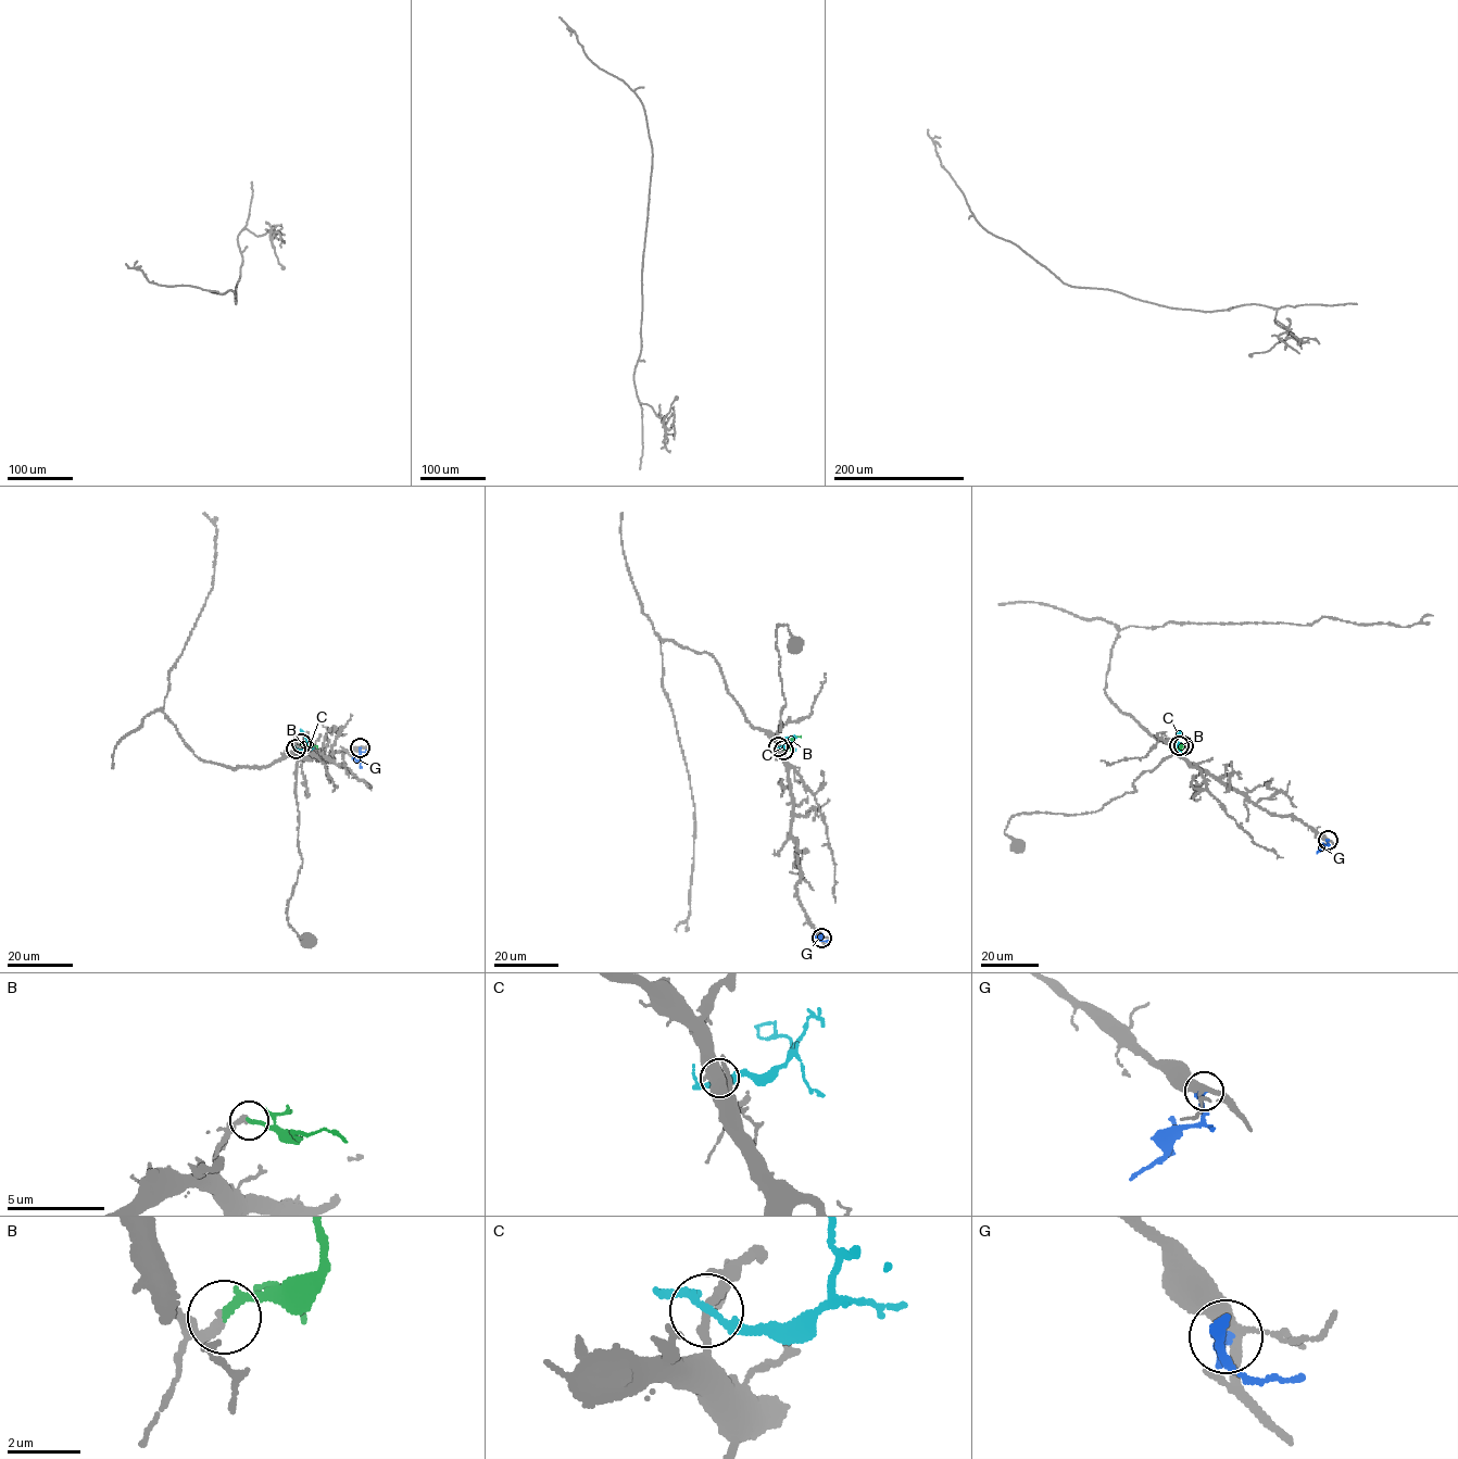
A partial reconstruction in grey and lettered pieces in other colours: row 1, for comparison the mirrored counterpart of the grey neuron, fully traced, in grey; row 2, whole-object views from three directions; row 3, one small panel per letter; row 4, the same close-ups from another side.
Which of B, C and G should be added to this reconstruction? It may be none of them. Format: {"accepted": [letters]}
{"accepted": ["B"]}

